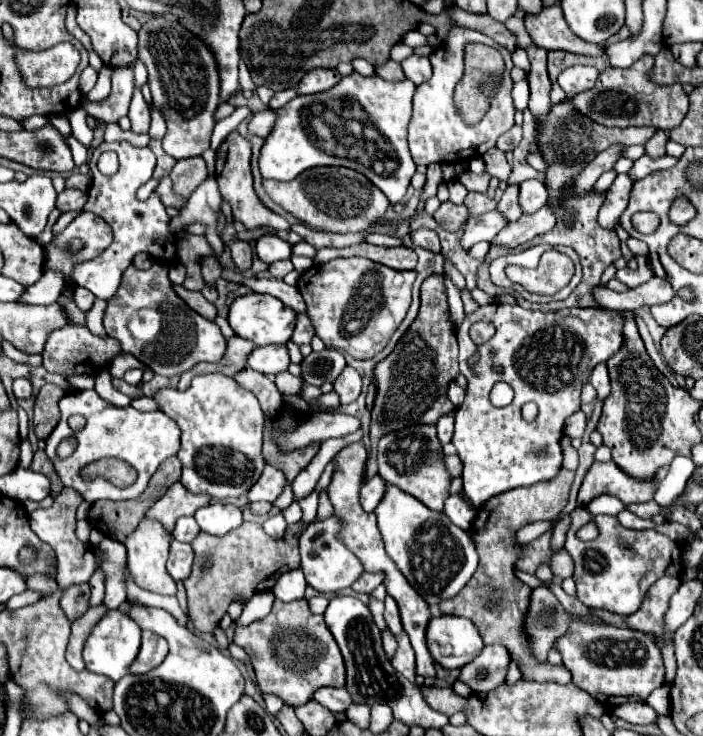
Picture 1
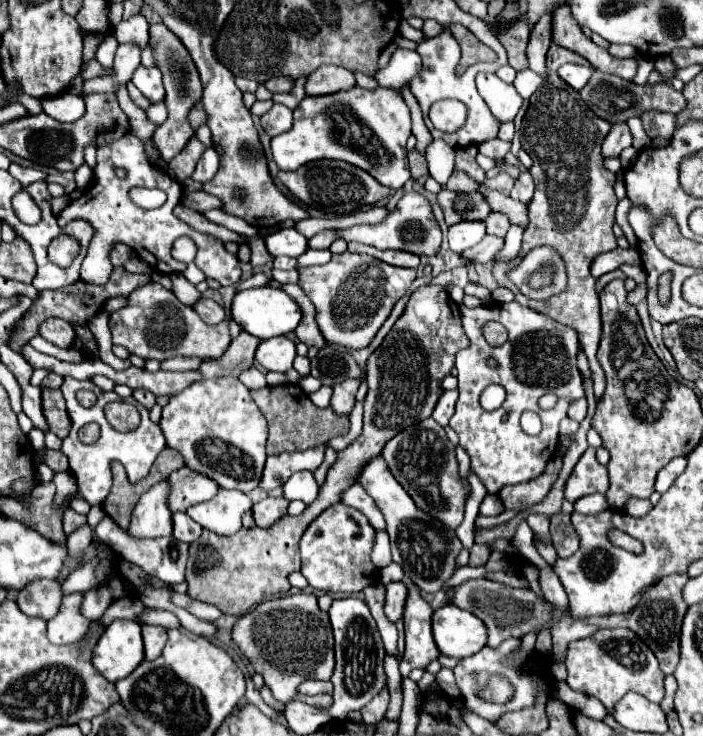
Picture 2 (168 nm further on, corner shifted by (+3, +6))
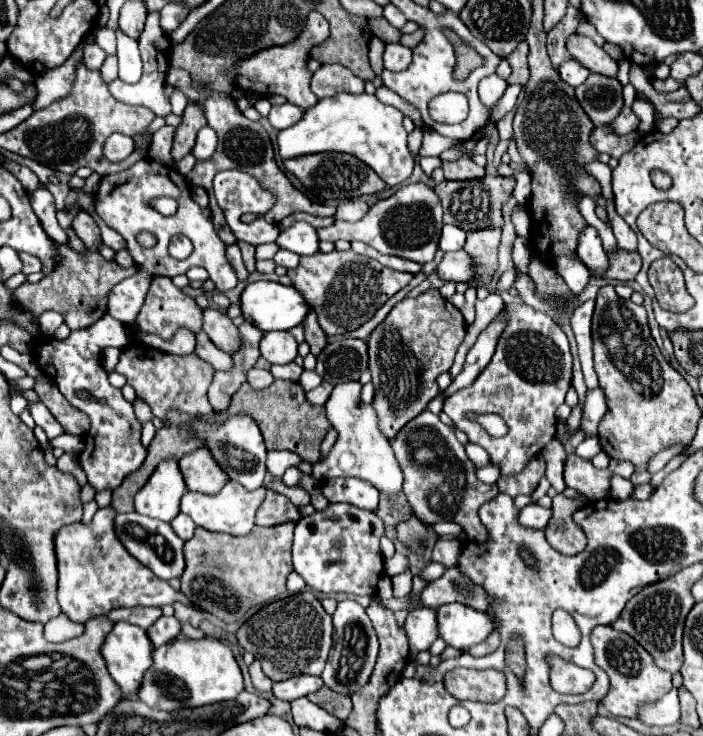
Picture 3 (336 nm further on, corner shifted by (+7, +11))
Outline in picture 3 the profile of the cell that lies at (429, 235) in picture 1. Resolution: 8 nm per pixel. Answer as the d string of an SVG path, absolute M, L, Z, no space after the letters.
M424 182L406 184L394 196L376 202L368 214L358 222L334 222L328 228L318 228L316 234L320 240L336 242L336 240L362 240L374 246L382 254L402 256L420 264L426 264L434 258L438 250L442 230L442 206L436 192Z

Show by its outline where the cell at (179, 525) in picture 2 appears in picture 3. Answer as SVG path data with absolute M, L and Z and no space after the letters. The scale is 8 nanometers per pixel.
M178 514L172 522L170 522L172 530L182 538L182 540L190 540L194 530L196 530L196 524L192 522L192 518L188 518L186 514Z

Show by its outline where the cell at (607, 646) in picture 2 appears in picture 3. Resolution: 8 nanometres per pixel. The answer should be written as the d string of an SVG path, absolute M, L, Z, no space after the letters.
M596 626L590 634L594 646L596 664L610 676L610 690L600 704L614 716L636 716L636 706L642 702L656 702L672 690L672 674L660 670L652 656L626 632L618 632L610 626Z

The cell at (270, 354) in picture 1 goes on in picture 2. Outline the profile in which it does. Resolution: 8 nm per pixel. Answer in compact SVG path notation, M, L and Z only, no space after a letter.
M272 337L260 343L256 351L256 361L268 371L288 371L296 357L296 345L288 337Z

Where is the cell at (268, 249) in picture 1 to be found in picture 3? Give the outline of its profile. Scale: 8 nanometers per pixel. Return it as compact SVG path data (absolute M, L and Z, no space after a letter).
M296 222L290 228L282 230L280 236L276 238L276 244L278 244L278 248L292 250L292 252L296 252L300 256L308 256L308 254L318 252L316 230L306 222Z

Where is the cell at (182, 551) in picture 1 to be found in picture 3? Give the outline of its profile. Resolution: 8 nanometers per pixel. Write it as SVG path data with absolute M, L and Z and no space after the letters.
M130 512L130 514L116 514L114 530L116 530L116 536L122 542L122 546L138 562L142 562L146 568L150 568L158 578L172 580L172 578L182 576L182 572L184 572L184 554L182 554L184 542L176 536L176 532L170 528L170 524Z

